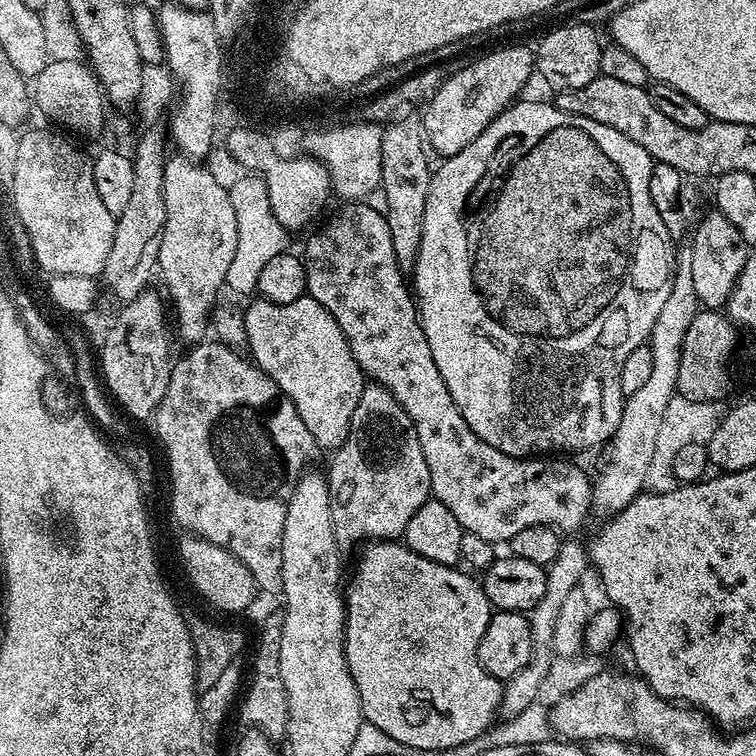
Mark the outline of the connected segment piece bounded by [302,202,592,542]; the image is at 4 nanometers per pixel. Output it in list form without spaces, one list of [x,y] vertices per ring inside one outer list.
[[[348,202],[340,207],[344,208],[338,209],[304,244],[302,259],[308,283],[307,295],[313,296],[319,304],[326,306],[326,310],[330,310],[334,322],[338,322],[342,334],[358,362],[360,371],[364,373],[365,377],[369,381],[381,384],[386,390],[390,390],[390,394],[394,394],[398,406],[402,406],[402,410],[406,410],[406,414],[418,434],[422,454],[426,454],[426,466],[430,466],[430,482],[432,483],[434,499],[442,502],[442,506],[449,508],[450,514],[454,514],[454,518],[458,518],[458,522],[464,527],[465,532],[476,534],[479,538],[491,542],[499,542],[498,540],[506,542],[510,538],[514,538],[514,534],[526,530],[526,526],[542,526],[543,524],[550,524],[564,534],[575,533],[572,531],[583,526],[584,519],[587,518],[588,512],[590,513],[592,508],[592,480],[589,473],[583,472],[575,462],[568,458],[507,456],[502,454],[502,450],[494,450],[494,446],[482,442],[478,438],[478,434],[474,434],[474,430],[470,430],[466,418],[462,418],[458,406],[450,398],[450,390],[446,390],[446,382],[442,382],[442,374],[438,374],[438,366],[434,366],[434,354],[430,354],[430,342],[426,342],[426,334],[420,325],[420,313],[416,307],[413,293],[410,291],[409,281],[406,279],[405,272],[398,266],[398,258],[394,258],[394,242],[390,242],[390,226],[387,215],[379,208],[372,208],[367,202]]]

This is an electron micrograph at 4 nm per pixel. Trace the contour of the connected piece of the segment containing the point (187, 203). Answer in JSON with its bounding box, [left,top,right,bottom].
[156,154,238,346]

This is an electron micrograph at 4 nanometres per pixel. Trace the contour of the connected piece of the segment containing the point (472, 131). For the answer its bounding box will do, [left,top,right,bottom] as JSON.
[422,42,536,158]

